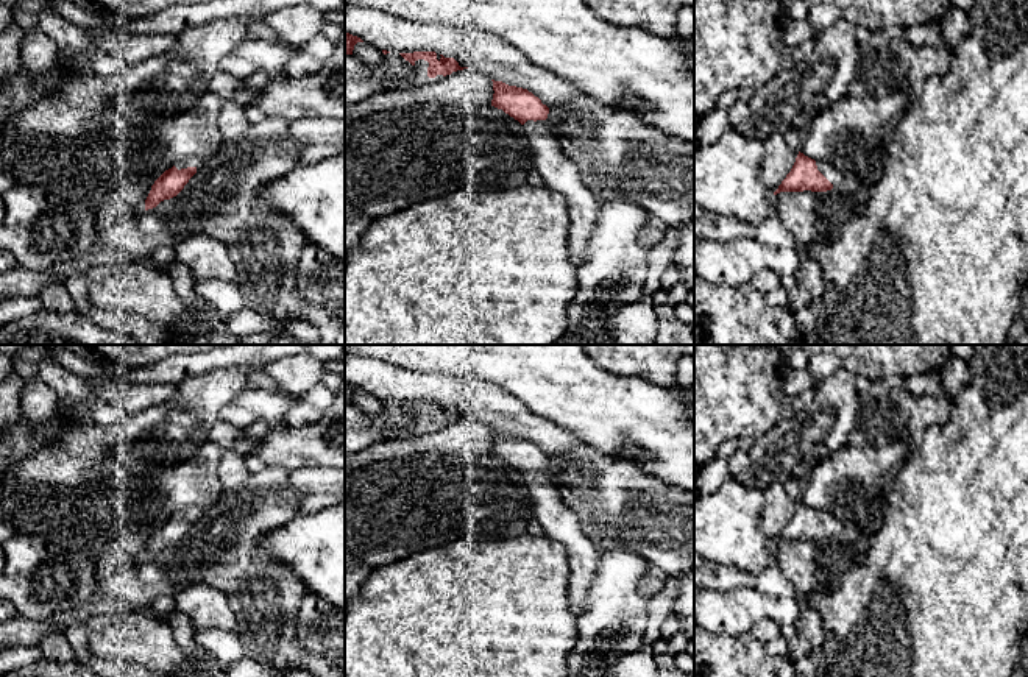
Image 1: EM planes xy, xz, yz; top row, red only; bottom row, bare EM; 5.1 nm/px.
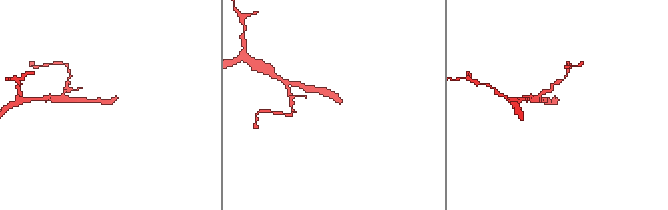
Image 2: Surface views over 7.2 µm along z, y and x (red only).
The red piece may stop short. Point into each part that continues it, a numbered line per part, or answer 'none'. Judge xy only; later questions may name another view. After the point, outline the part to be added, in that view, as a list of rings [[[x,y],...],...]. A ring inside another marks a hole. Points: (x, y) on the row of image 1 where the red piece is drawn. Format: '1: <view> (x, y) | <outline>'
1: xy (195, 161) | [[[192,156],[192,158],[187,158],[187,159],[183,159],[183,161],[176,162],[175,167],[178,170],[187,168],[187,167],[195,167],[197,173],[198,173],[203,168],[204,161],[206,161],[204,158]]]

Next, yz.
1: yz (843, 183) | [[[817,161],[816,165],[817,170],[833,184],[831,190],[852,195],[861,186],[855,176],[845,175],[828,162]]]

